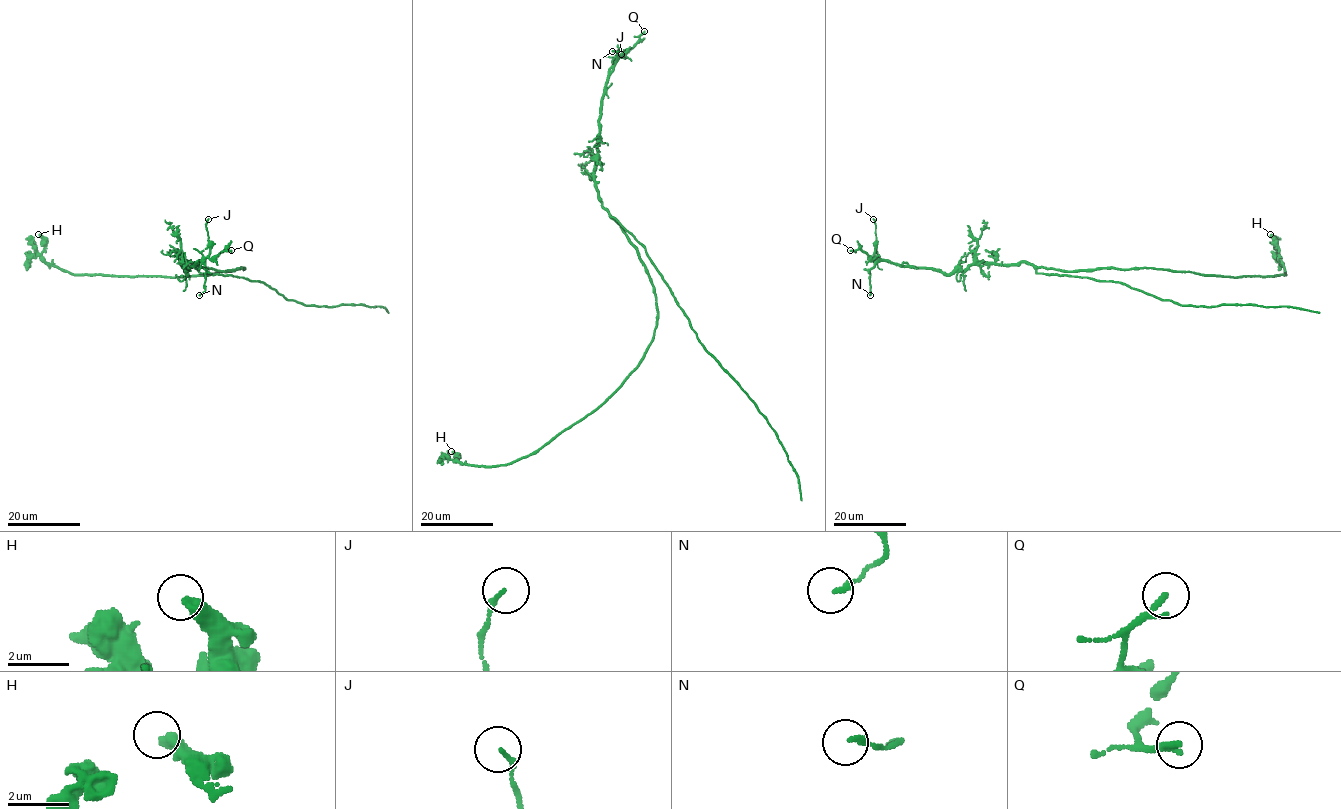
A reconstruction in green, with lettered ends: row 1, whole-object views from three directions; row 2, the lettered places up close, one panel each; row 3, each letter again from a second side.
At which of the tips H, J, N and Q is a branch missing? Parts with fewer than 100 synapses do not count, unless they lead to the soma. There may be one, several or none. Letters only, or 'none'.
none

